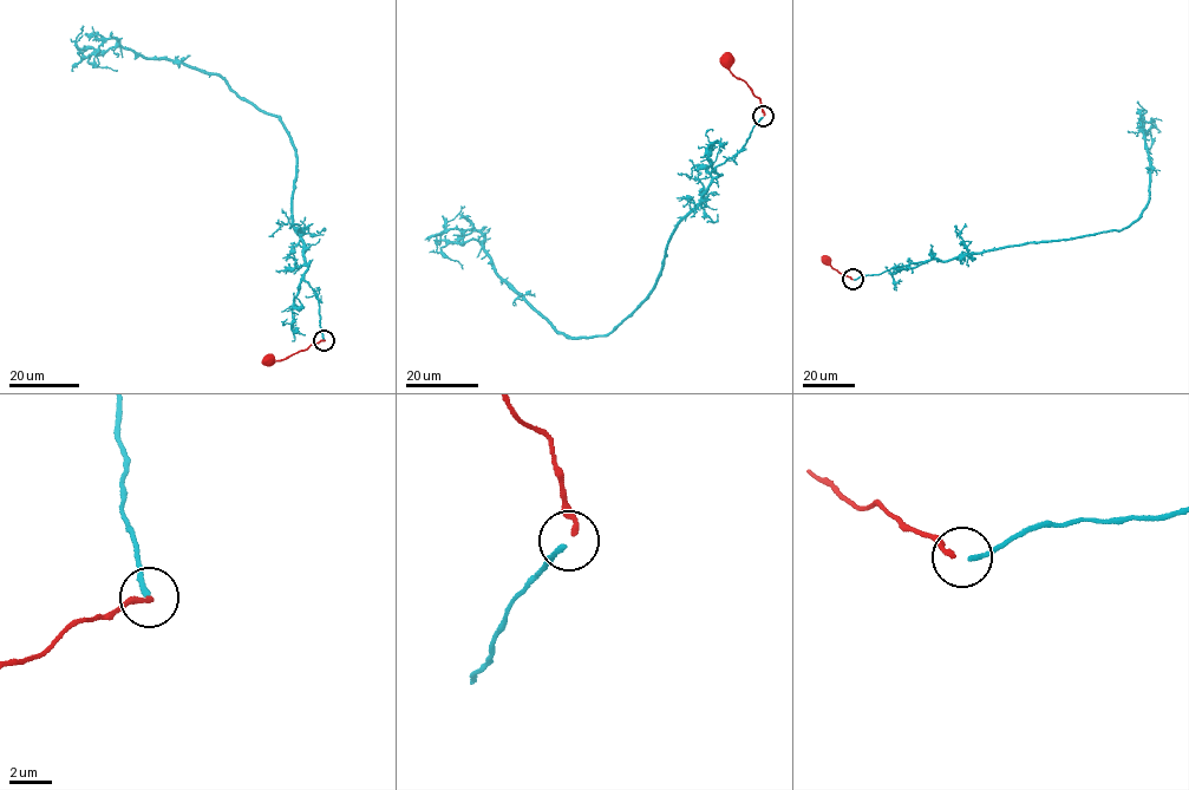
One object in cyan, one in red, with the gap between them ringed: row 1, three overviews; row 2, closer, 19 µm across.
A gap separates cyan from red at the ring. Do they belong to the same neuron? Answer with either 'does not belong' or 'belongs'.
belongs

